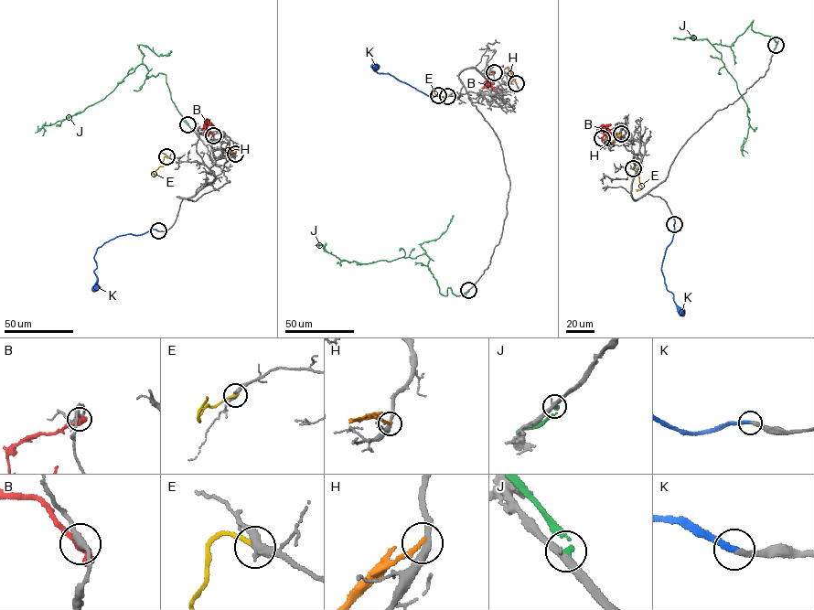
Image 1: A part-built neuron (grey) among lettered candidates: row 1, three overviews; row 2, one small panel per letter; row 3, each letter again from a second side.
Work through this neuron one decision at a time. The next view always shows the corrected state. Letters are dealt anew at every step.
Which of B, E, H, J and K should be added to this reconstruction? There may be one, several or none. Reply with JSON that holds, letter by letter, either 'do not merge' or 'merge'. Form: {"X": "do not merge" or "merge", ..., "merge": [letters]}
{"B": "do not merge", "E": "do not merge", "H": "do not merge", "J": "do not merge", "K": "merge", "merge": ["K"]}

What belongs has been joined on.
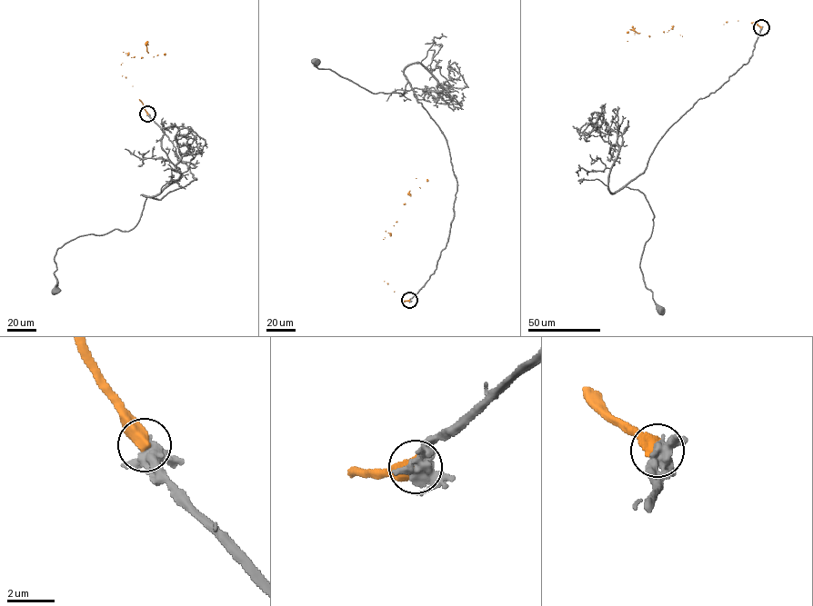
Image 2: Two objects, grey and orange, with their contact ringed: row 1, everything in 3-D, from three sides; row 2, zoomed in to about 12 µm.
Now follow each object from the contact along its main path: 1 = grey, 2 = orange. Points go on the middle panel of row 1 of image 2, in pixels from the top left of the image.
1: (409, 300), (434, 273), (454, 216), (457, 181), (446, 140), (407, 82), (402, 94), (374, 94), (315, 62)
2: (409, 300), (401, 299), (384, 281), (396, 222), (405, 203), (427, 179)

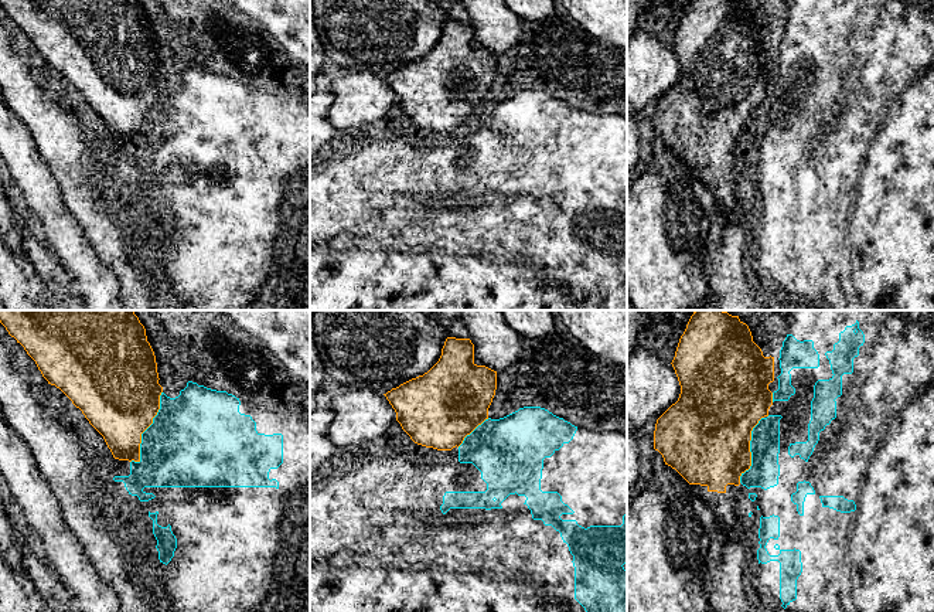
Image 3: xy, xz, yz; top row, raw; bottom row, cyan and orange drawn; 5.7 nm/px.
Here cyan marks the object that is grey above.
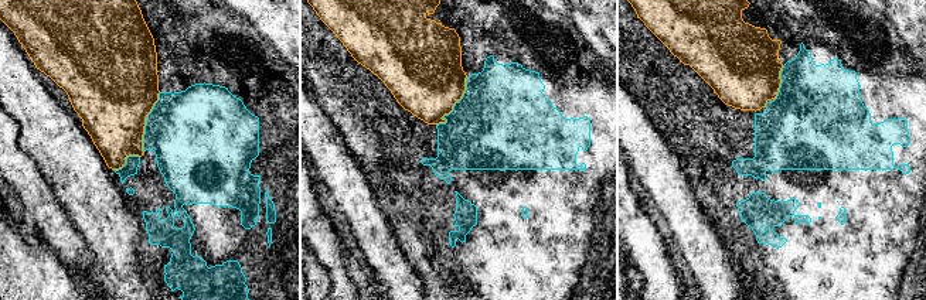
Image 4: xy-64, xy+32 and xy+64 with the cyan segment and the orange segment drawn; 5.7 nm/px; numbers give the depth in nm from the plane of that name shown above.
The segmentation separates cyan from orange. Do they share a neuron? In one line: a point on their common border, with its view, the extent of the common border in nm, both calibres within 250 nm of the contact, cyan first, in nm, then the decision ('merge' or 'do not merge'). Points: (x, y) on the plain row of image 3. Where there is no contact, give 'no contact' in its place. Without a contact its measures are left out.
contact xy (146, 112); length 440 nm; calibres 480 and 460 nm; merge

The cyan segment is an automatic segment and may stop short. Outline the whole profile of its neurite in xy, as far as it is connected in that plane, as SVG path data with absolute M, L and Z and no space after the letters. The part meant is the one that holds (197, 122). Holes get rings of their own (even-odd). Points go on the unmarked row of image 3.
M0 0L8 17L35 44L48 67L59 71L103 119L115 142L130 144L129 159L115 159L132 178L149 184L156 178L144 170L276 170L269 154L283 146L283 118L256 113L250 98L239 95L241 84L188 64L180 78L170 81L158 67L154 34L139 0Z

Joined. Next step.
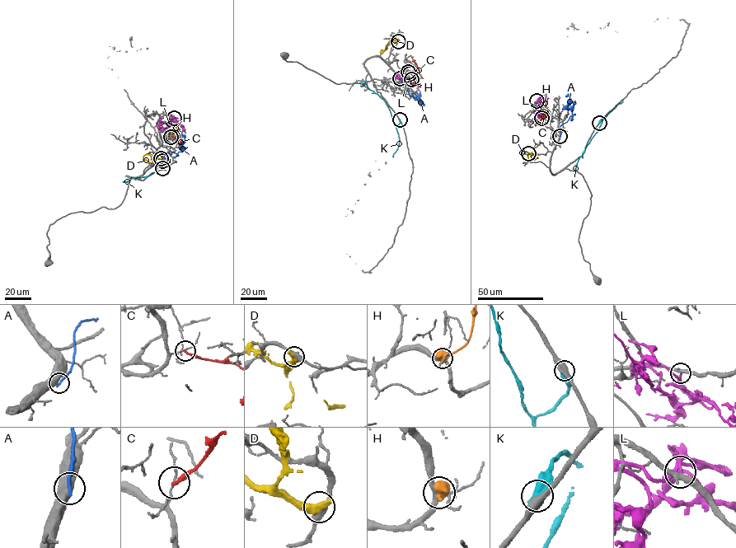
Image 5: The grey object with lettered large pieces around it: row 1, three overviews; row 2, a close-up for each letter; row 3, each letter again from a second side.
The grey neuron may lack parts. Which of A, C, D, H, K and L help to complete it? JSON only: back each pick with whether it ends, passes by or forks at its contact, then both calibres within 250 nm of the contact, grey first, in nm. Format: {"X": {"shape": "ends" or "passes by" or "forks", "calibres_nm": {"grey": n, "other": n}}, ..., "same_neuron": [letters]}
{"same_neuron": []}

